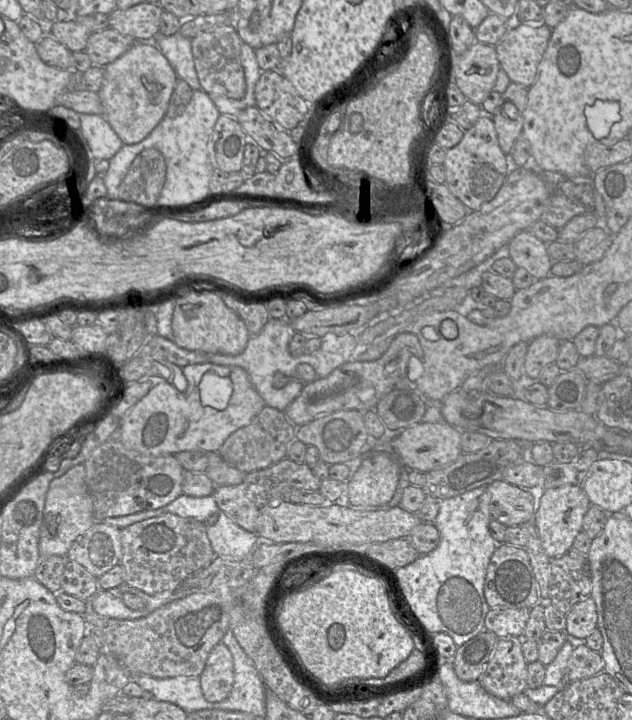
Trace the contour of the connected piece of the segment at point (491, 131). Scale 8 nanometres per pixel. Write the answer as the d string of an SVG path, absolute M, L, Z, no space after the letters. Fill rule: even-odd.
M481 115L471 128L464 131L460 143L447 150L443 166L445 184L472 211L480 209L495 197L508 175L508 161L507 154L499 145L491 115Z

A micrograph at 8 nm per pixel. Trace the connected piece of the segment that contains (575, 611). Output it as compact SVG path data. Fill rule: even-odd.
M589 597L573 606L566 614L565 633L568 639L586 639L597 628L597 610L594 600Z

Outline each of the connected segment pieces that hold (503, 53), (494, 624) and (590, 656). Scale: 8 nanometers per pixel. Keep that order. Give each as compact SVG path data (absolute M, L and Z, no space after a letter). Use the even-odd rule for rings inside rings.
M513 23L508 32L495 45L500 68L503 69L511 82L516 82L530 87L535 81L538 65L546 51L552 29L547 25L539 27L523 23Z
M493 608L485 617L485 629L500 639L521 636L530 615L530 608Z
M585 643L576 645L567 664L565 683L593 677L604 672L605 663L600 654Z

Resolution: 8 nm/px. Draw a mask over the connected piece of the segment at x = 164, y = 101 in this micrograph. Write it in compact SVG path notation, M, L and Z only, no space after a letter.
M138 41L123 55L103 67L104 79L98 95L103 105L102 115L123 144L136 144L145 139L166 115L178 76L155 41Z

